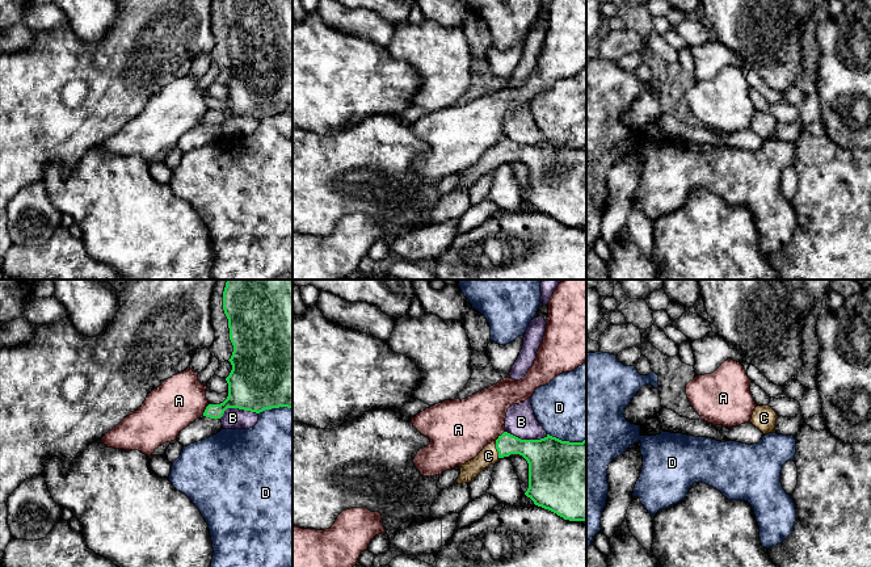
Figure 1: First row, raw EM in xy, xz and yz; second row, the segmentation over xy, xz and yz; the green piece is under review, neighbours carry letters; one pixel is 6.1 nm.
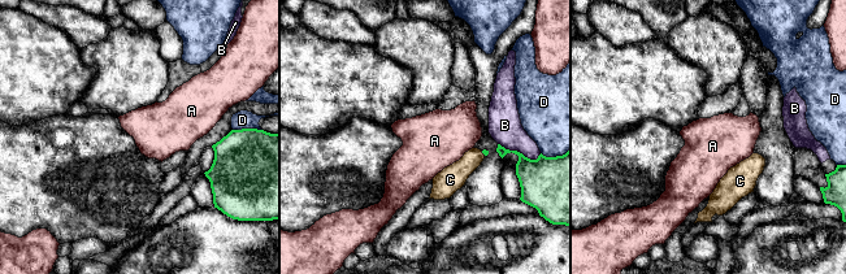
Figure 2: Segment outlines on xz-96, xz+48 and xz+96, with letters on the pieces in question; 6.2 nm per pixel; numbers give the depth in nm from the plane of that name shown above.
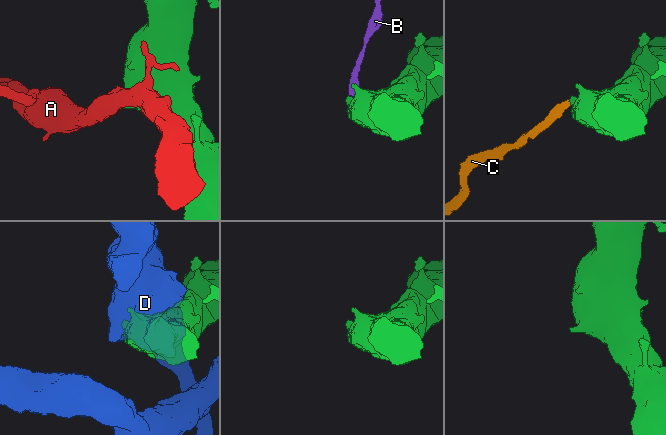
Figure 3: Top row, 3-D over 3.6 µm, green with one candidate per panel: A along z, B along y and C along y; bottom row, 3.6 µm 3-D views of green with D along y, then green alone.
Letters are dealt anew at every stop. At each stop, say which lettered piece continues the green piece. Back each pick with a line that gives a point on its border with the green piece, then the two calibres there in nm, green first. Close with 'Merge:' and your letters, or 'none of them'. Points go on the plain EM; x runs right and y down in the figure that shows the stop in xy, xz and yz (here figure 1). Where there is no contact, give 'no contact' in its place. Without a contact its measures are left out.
C: meets green in xz at (496, 154); 160 nm thick on the green side, 110 nm on the other
Merge: C

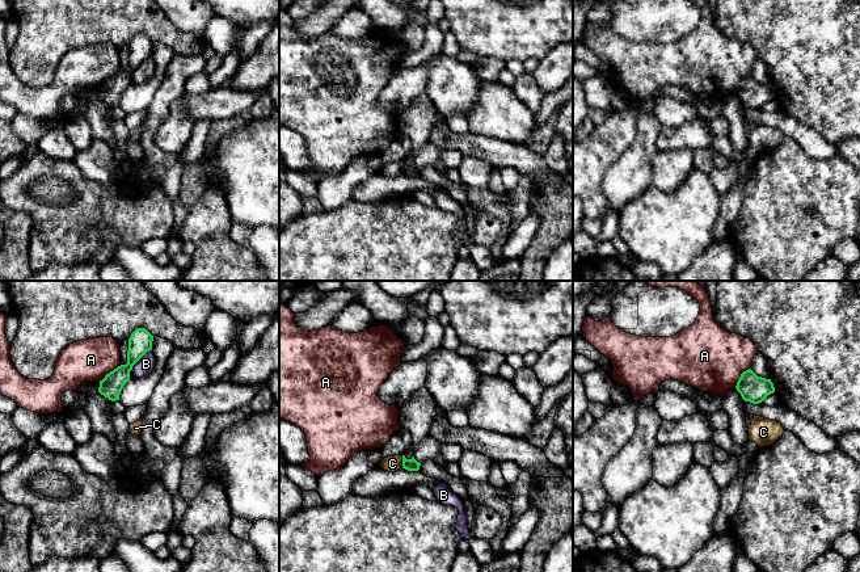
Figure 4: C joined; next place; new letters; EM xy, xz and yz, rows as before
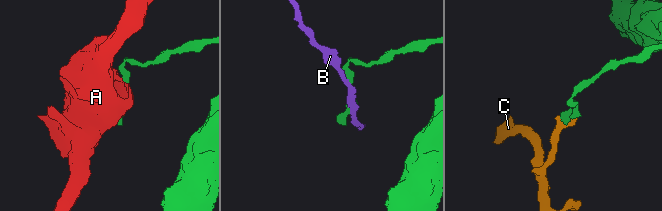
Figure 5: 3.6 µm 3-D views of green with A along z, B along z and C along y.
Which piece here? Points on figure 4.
Merge: none of them

